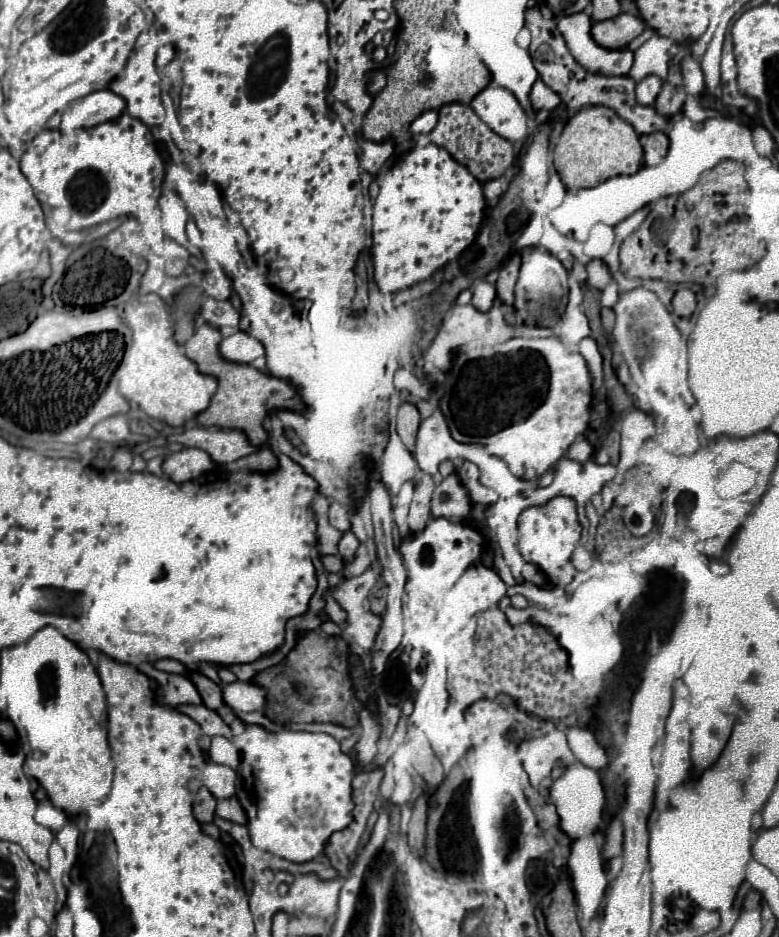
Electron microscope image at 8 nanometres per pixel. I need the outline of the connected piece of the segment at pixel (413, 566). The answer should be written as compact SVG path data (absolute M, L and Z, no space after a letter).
M394 504L394 522L400 530L400 548L402 560L410 574L408 586L424 590L424 592L446 592L450 590L458 578L464 574L468 566L472 566L480 558L480 538L472 536L470 528L464 524L450 522L446 518L432 518L422 532L412 532L406 524L408 508Z

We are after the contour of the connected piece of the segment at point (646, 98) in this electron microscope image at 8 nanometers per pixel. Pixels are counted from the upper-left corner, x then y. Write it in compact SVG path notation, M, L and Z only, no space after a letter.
M648 76L636 84L636 100L642 106L652 106L656 96L660 94L660 88L662 88L662 80L658 76Z

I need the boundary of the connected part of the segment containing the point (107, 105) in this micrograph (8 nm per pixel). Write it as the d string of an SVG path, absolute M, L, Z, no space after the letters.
M98 90L76 100L70 114L62 118L64 132L74 128L92 128L104 122L114 122L126 110L126 100L112 90Z

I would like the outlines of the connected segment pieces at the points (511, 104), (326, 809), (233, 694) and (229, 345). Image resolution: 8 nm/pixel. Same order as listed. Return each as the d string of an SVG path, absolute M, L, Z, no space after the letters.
M500 86L484 88L470 104L474 112L502 138L522 140L528 130L528 116L512 92Z
M244 724L244 732L234 736L234 744L242 748L244 758L254 758L252 762L252 800L244 800L246 816L248 816L248 834L252 846L258 850L268 850L284 860L302 864L324 856L324 848L334 832L340 832L352 824L352 778L356 760L350 754L340 750L340 744L330 734L320 732L298 732L298 730L282 730L268 732L256 724Z
M234 682L222 688L224 702L238 714L262 710L266 704L266 688L252 682Z
M238 332L238 334L232 334L222 340L220 354L230 362L252 364L256 358L264 356L264 346L250 334Z

